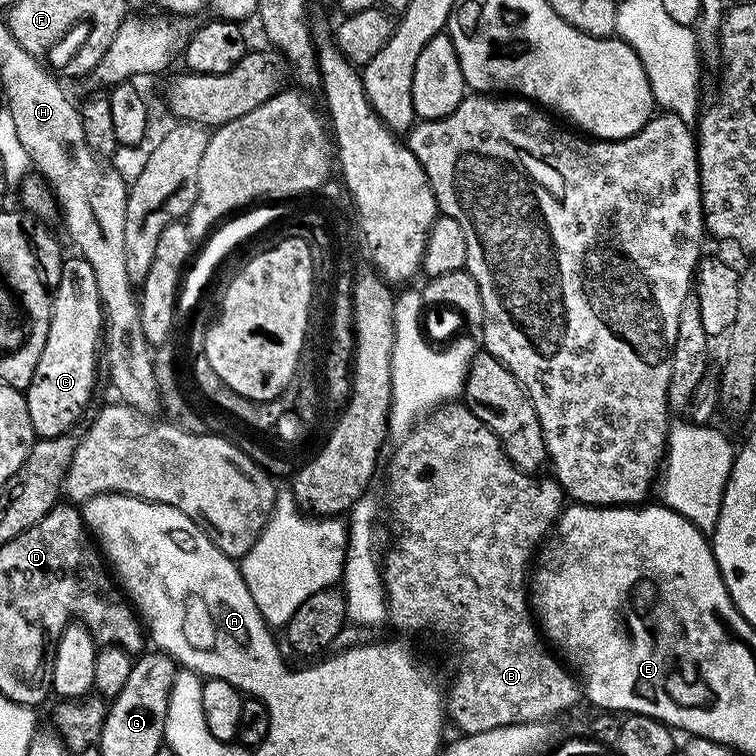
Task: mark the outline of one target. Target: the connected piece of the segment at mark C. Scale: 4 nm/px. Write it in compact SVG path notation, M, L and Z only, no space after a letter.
M65 259L60 266L60 281L52 297L52 321L34 378L24 392L26 410L37 437L49 440L71 433L84 416L92 391L96 388L96 351L102 348L105 308L100 301L98 279L90 262Z

